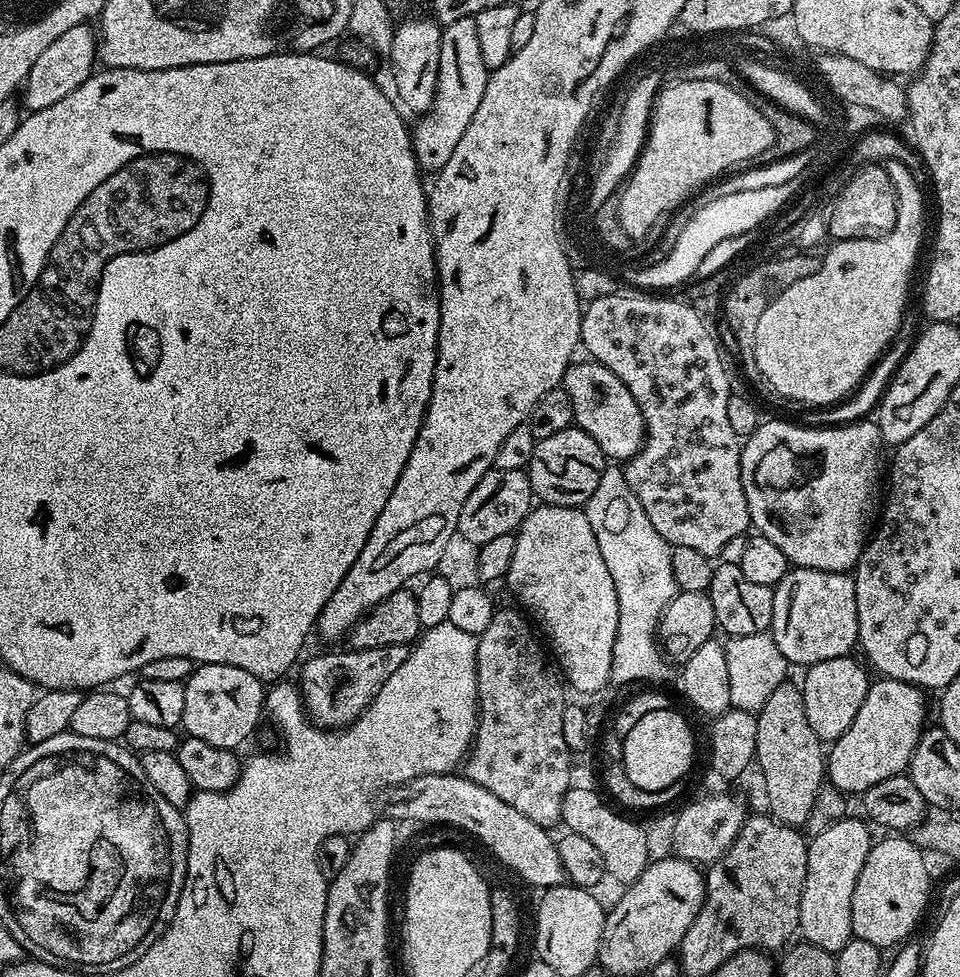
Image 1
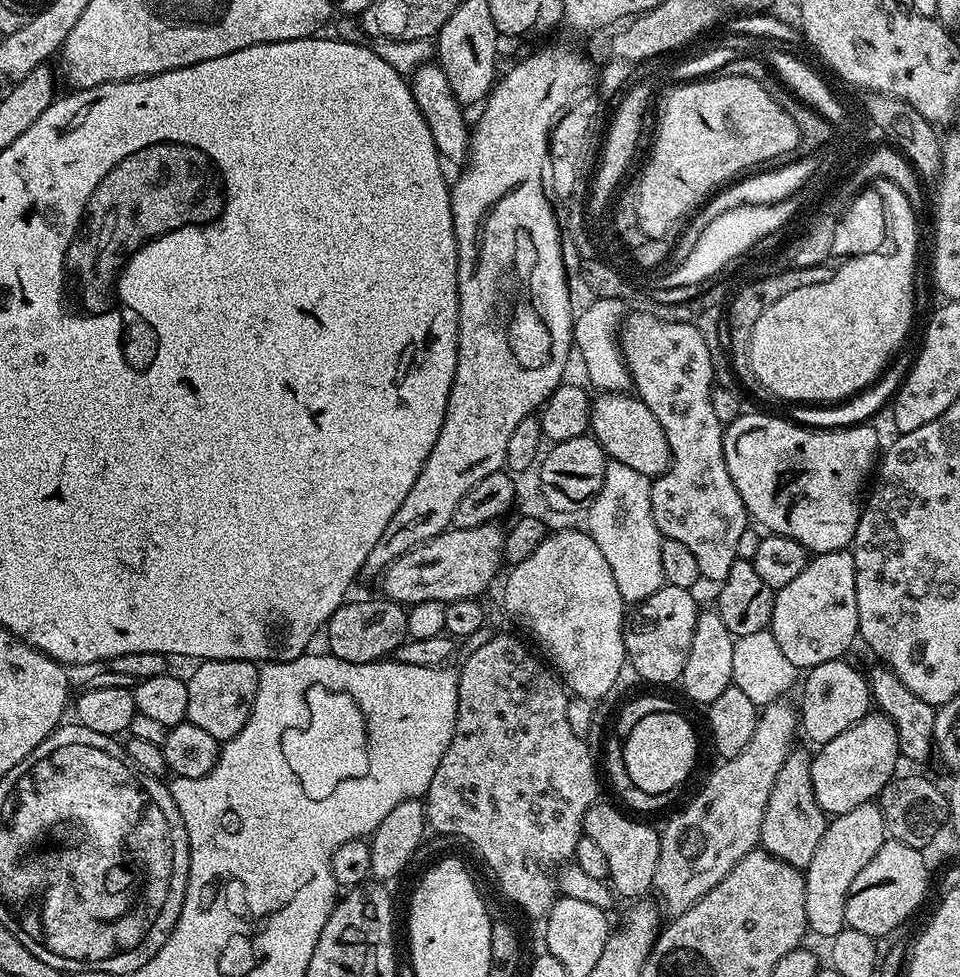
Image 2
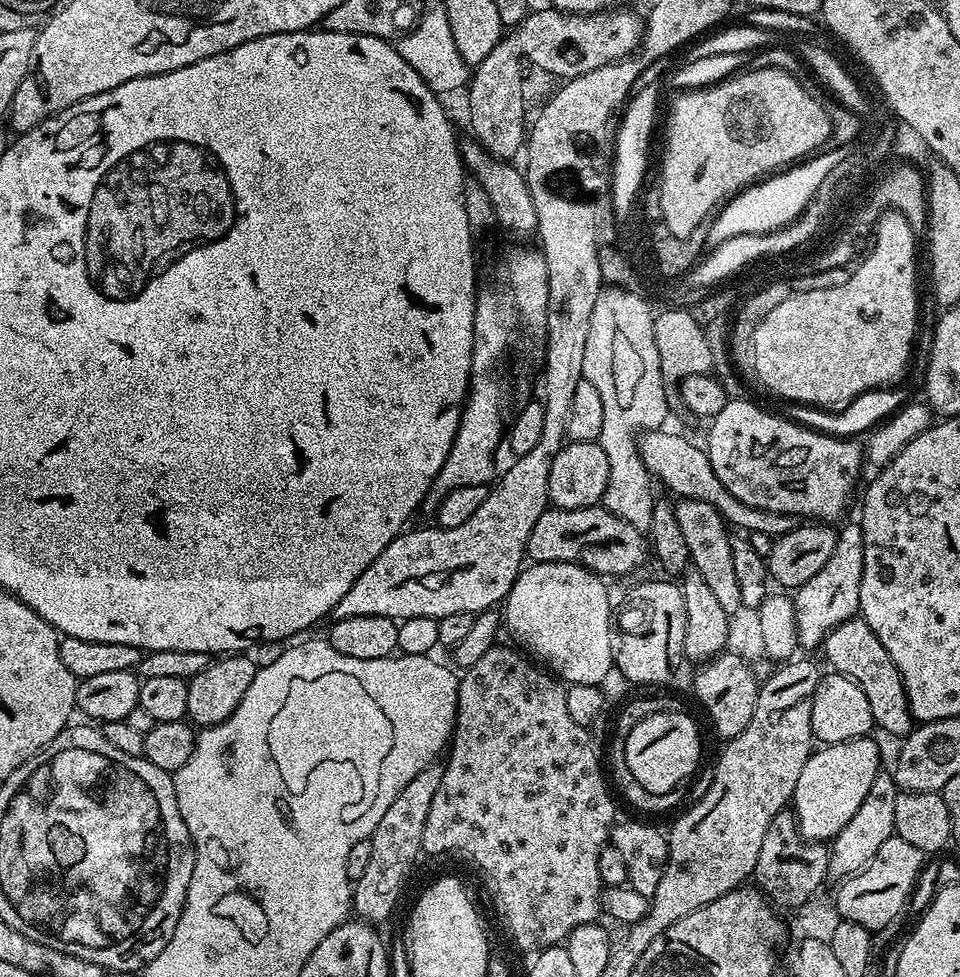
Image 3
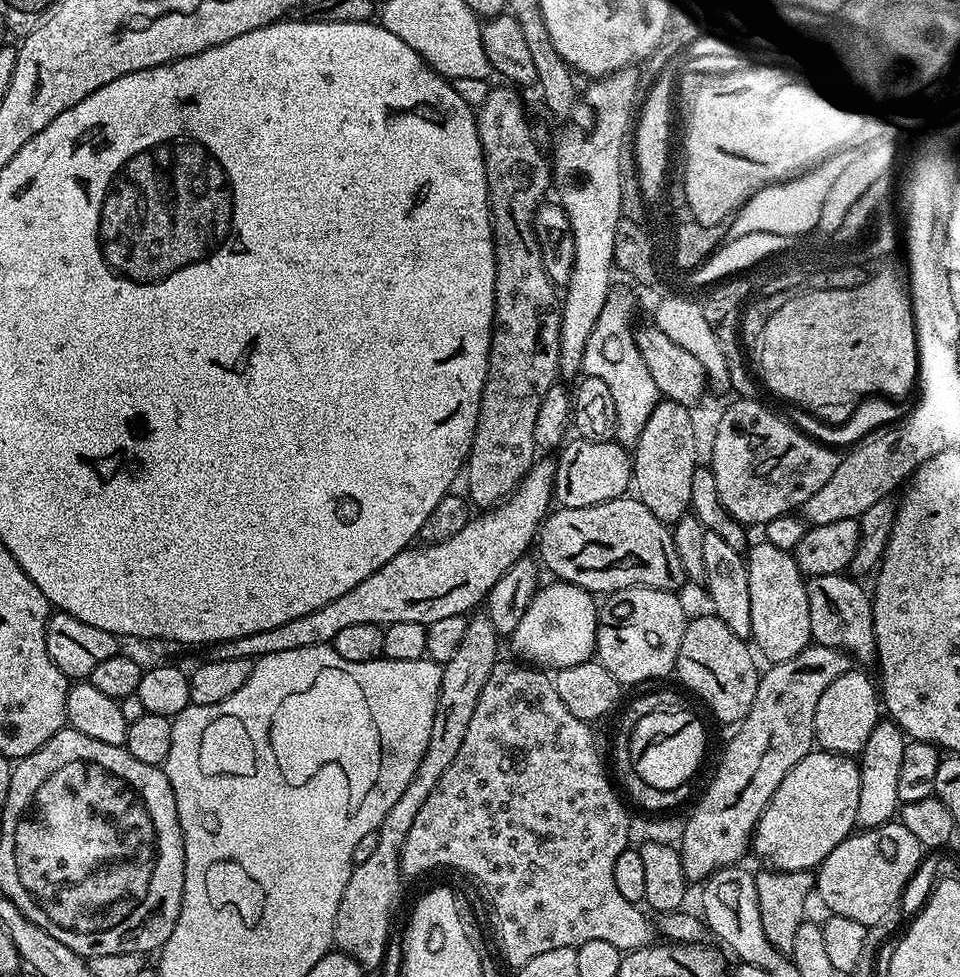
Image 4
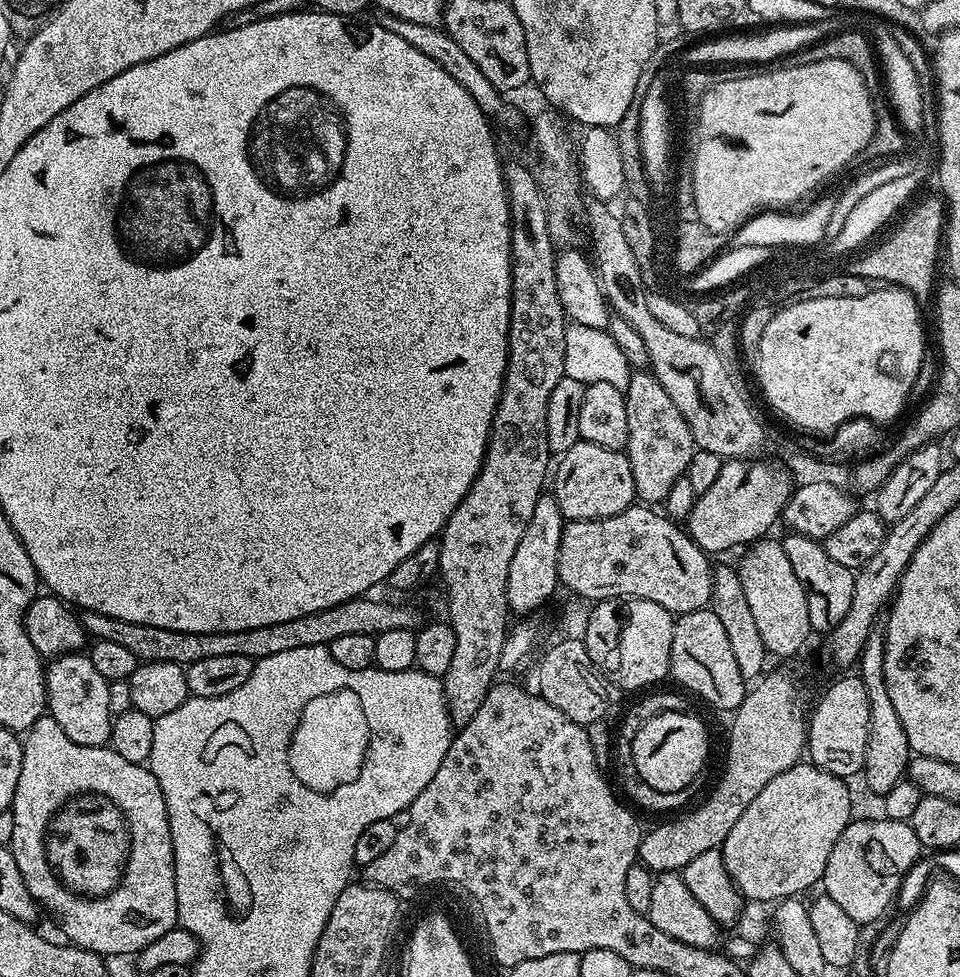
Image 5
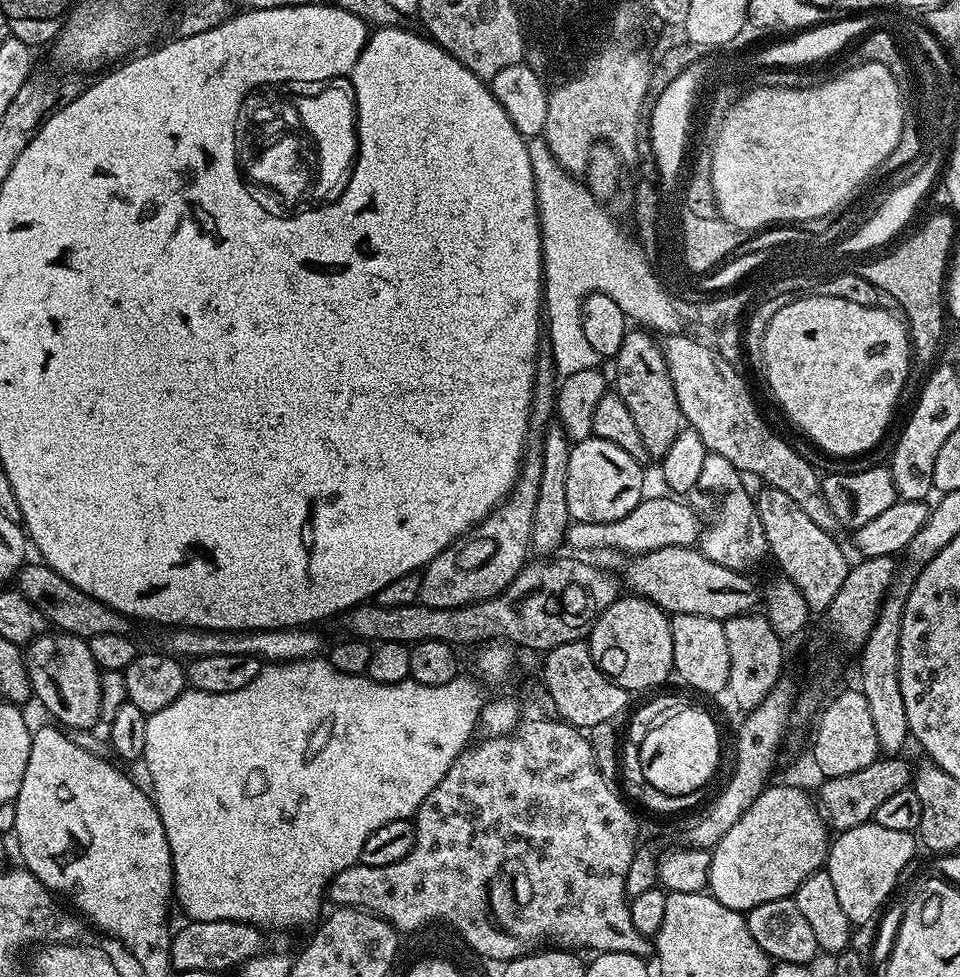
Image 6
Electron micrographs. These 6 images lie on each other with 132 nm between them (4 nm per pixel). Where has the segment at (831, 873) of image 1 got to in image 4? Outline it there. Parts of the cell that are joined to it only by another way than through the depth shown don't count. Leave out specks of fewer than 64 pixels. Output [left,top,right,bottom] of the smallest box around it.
[856,718,905,829]

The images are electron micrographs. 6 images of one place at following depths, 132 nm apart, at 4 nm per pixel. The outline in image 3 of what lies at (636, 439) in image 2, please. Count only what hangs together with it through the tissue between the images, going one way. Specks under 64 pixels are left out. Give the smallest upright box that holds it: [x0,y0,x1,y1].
[638,431,797,538]

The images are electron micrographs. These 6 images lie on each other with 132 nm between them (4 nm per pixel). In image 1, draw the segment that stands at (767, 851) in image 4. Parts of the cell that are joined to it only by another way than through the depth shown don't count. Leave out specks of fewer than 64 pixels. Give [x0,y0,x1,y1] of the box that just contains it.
[826,678,928,794]

